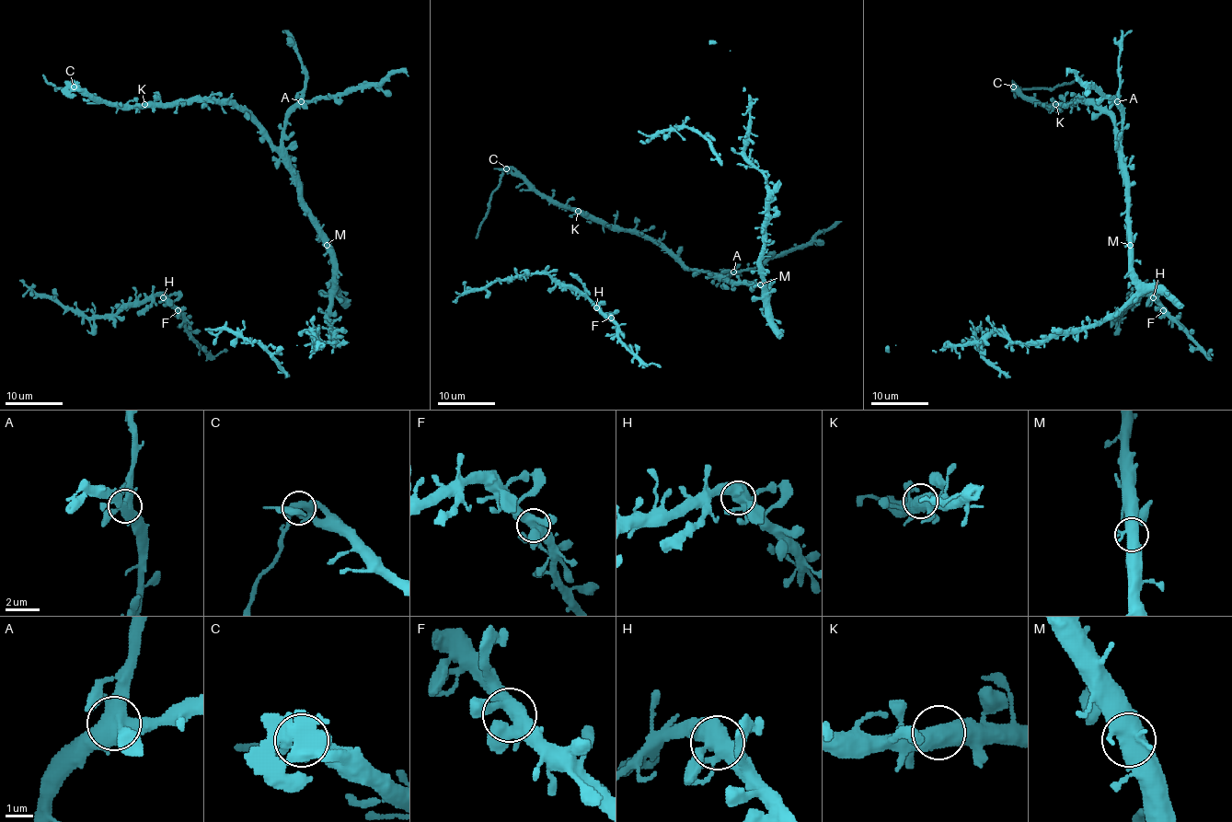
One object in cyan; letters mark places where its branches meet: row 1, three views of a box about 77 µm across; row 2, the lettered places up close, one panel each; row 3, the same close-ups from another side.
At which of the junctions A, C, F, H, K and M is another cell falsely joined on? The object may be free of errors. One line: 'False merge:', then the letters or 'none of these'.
False merge: C

